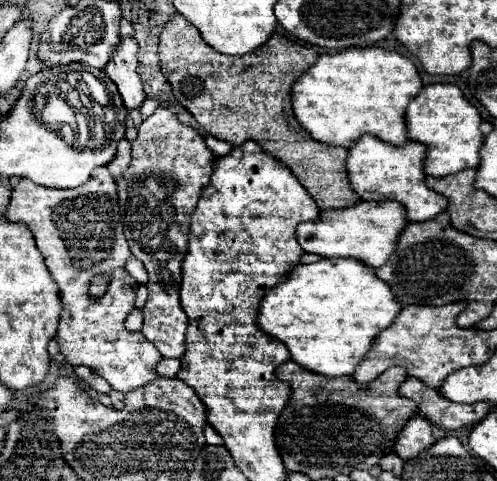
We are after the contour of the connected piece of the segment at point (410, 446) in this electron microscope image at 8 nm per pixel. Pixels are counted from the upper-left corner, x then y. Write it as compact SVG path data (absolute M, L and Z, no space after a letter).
M414 414L404 424L404 430L398 432L394 452L402 460L410 460L410 458L418 456L422 450L430 448L434 444L434 440L436 438L432 436L432 424L428 420L424 420L424 416Z

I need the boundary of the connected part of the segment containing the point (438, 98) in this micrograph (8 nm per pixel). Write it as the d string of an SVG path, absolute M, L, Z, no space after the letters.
M430 84L424 86L418 96L406 108L406 130L408 140L428 146L424 158L424 174L428 176L448 176L466 168L476 168L480 162L480 114L462 96L460 88L454 84Z

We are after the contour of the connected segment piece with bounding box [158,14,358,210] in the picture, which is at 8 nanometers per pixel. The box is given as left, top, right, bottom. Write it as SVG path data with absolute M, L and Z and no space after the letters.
M174 14L166 22L158 46L160 68L172 86L176 102L180 102L210 136L234 146L246 140L258 142L266 154L296 174L322 210L346 208L358 202L344 168L346 148L316 142L302 130L292 114L290 88L318 58L312 46L304 46L282 34L272 34L266 44L254 52L226 56L210 48L200 38L200 32L180 14Z

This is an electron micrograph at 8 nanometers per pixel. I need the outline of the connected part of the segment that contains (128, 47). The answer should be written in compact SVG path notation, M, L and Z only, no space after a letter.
M132 36L120 38L120 48L112 54L112 60L104 66L106 76L118 86L118 92L122 100L126 102L126 108L140 108L144 102L144 90L142 90L142 80L136 72L136 50L138 44Z

